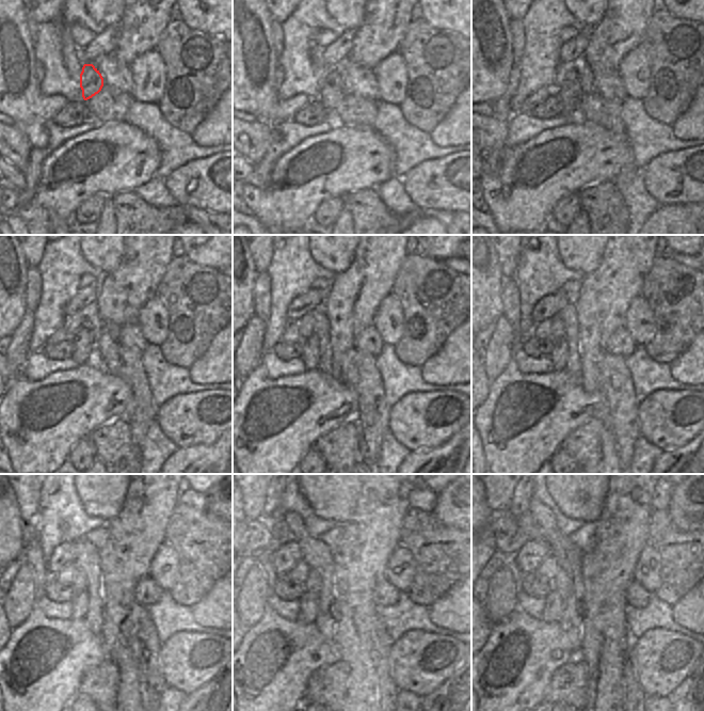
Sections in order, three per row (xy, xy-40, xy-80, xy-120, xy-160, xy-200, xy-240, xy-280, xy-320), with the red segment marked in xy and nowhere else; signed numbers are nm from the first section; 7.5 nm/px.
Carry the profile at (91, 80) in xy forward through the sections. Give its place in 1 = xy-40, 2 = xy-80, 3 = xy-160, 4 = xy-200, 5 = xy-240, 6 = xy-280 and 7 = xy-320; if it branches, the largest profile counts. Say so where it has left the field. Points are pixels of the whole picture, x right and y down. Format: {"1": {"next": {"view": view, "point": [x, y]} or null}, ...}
{"1": {"next": {"view": "xy-40", "point": [332, 91]}}, "2": {"next": {"view": "xy-80", "point": [568, 93]}}, "3": {"next": {"view": "xy-160", "point": [321, 340]}}, "4": {"next": {"view": "xy-200", "point": [559, 354]}}, "5": {"next": {"view": "xy-240", "point": [80, 597]}}, "6": {"next": {"view": "xy-280", "point": [312, 605]}}, "7": {"next": {"view": "xy-320", "point": [548, 613]}}}

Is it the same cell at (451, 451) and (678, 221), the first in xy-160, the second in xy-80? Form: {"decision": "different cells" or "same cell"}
{"decision": "same cell"}

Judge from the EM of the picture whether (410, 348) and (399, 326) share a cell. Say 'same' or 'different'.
different

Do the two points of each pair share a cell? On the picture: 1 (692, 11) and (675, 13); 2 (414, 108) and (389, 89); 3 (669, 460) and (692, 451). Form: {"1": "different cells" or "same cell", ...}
{"1": "same cell", "2": "different cells", "3": "same cell"}

